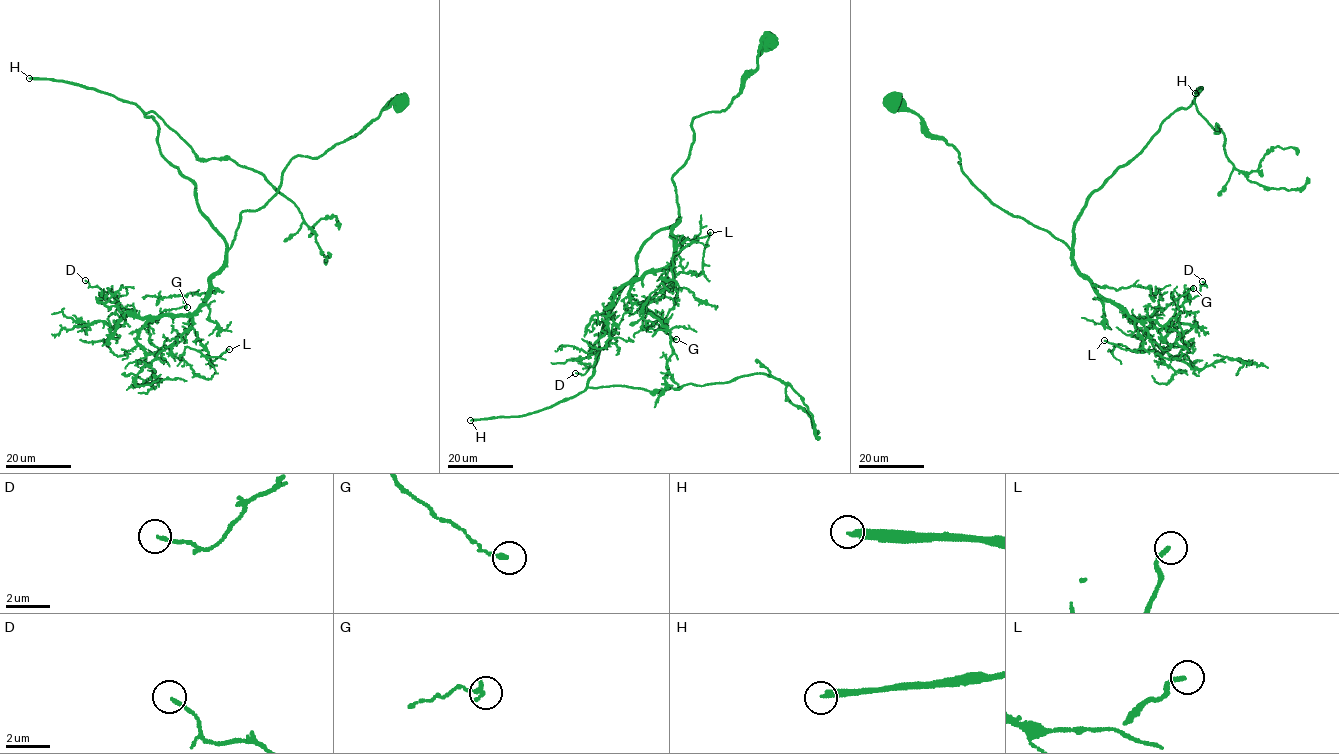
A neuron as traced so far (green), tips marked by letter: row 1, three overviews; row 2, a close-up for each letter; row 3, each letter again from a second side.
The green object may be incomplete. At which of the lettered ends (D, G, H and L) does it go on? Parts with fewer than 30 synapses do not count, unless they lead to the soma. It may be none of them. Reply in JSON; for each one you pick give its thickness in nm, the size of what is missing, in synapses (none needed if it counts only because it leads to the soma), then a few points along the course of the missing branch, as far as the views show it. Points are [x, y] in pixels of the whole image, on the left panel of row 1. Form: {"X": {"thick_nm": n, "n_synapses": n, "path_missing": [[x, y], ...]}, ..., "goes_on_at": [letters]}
{"H": {"thick_nm": 280, "n_synapses": 250}, "goes_on_at": ["H"]}

